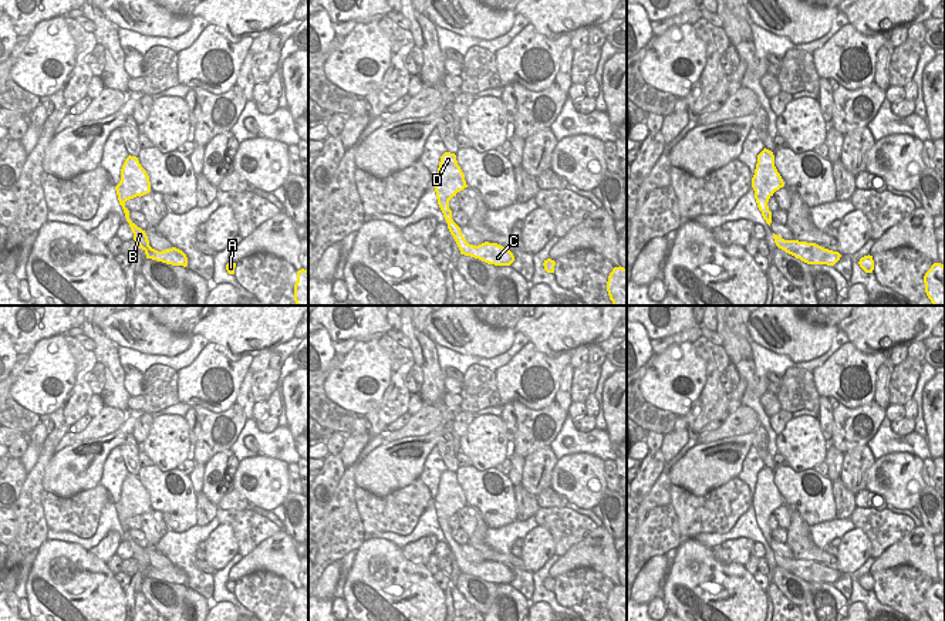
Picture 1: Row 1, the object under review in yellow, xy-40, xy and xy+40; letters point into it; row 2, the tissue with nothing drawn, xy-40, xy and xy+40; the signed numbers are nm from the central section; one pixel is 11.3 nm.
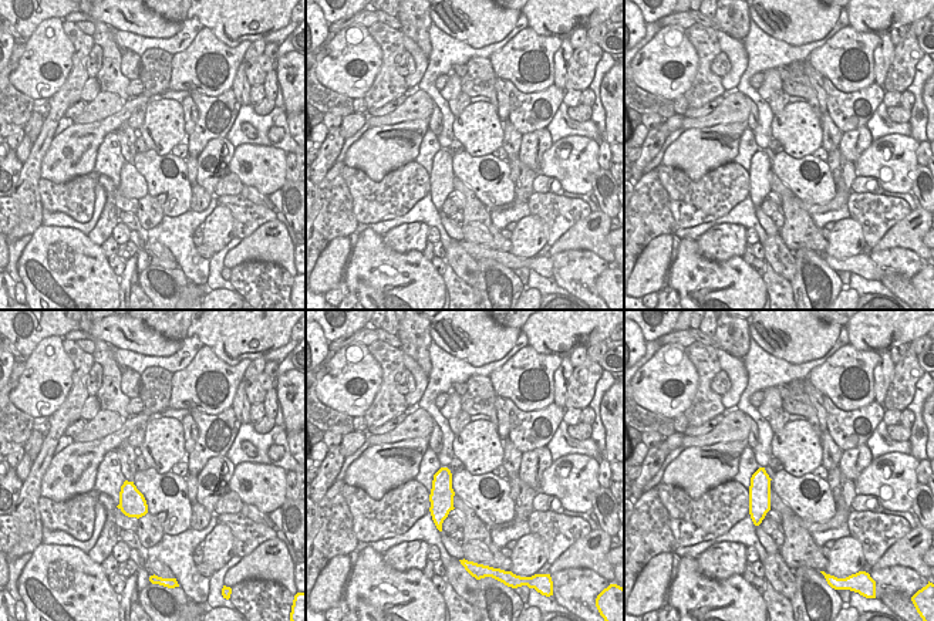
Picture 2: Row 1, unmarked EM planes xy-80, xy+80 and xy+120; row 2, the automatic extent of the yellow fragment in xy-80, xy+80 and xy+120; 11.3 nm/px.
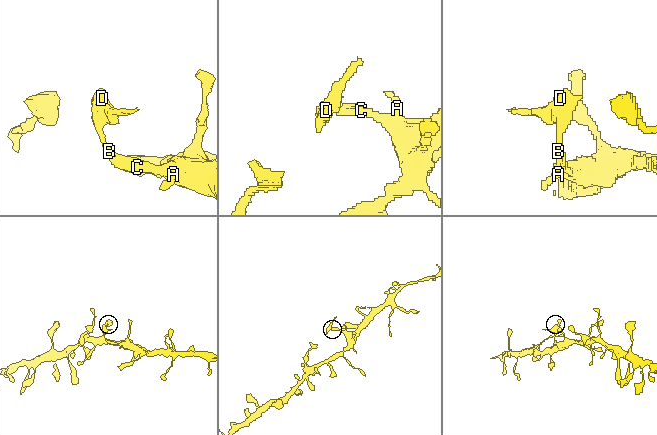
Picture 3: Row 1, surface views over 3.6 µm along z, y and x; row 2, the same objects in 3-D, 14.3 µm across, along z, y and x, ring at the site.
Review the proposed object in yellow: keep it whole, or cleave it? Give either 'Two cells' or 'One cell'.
Two cells

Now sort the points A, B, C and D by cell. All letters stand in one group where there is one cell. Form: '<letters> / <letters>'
A B C / D

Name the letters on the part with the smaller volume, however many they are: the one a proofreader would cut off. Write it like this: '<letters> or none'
D

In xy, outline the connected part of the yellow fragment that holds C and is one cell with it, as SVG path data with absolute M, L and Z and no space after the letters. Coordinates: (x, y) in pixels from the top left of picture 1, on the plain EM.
M450 537L448 541L448 547L453 554L460 573L475 576L495 584L510 584L514 580L513 571L497 561L485 560L479 564L469 563L462 554L460 546L453 540L453 537Z

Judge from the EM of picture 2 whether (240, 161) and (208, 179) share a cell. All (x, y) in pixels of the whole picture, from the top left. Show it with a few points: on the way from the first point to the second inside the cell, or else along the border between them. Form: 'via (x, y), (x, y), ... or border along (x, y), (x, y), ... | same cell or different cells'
border along (235, 148), (229, 171) | different cells

